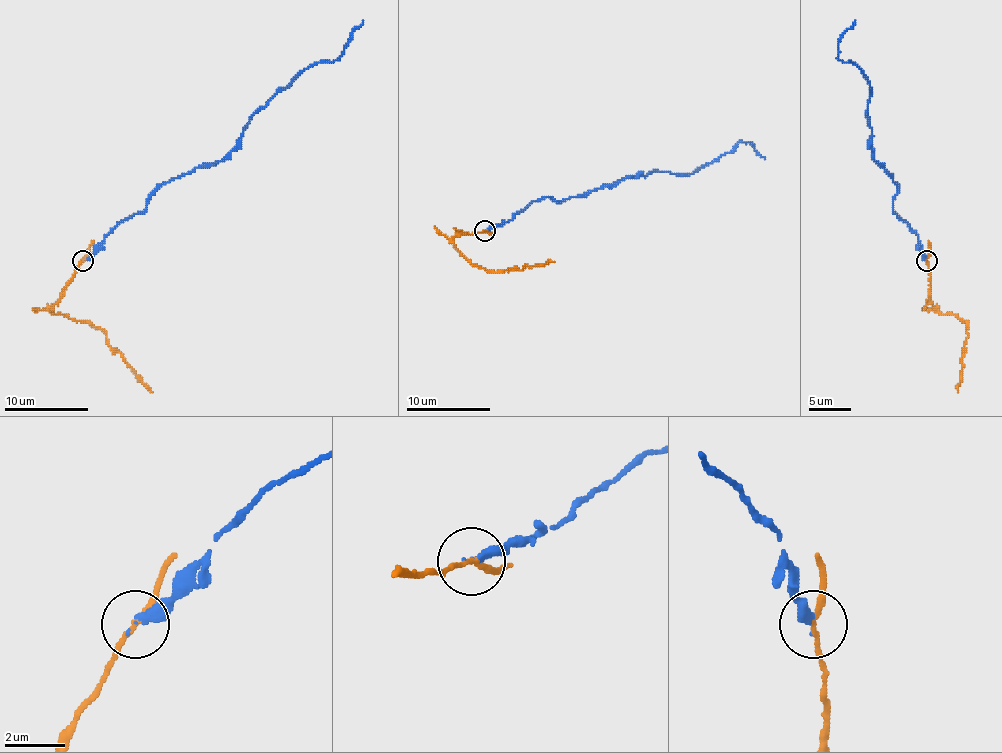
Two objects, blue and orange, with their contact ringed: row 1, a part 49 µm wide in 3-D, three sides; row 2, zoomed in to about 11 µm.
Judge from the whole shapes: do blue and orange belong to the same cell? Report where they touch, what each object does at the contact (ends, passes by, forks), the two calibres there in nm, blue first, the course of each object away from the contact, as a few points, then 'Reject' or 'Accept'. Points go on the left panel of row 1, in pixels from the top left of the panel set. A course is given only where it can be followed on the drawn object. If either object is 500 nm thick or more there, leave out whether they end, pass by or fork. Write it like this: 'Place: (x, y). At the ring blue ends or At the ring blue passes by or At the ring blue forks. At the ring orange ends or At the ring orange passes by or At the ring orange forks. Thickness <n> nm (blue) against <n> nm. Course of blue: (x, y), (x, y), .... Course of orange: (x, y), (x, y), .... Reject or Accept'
Place: (82, 260). At the ring blue ends. At the ring orange passes by. Thickness 320 nm (blue) against 150 nm. Course of blue: (83, 260), (163, 184), (224, 159), (251, 117), (318, 62), (333, 62), (362, 20). Course of orange: (83, 260), (51, 312), (98, 327), (152, 392). Reject

